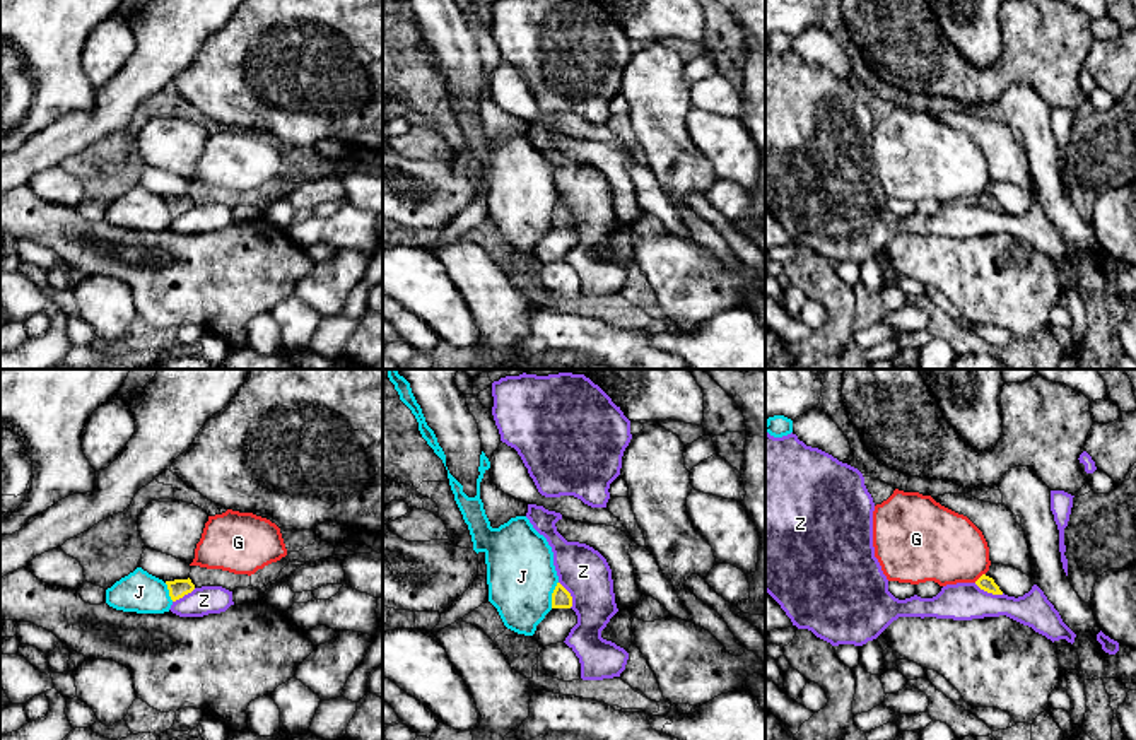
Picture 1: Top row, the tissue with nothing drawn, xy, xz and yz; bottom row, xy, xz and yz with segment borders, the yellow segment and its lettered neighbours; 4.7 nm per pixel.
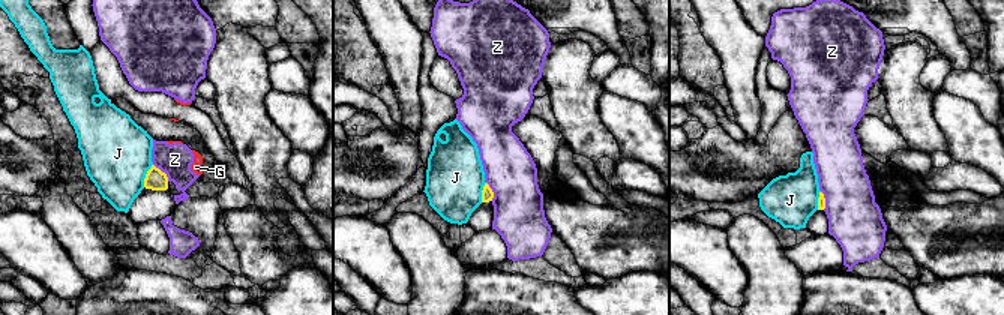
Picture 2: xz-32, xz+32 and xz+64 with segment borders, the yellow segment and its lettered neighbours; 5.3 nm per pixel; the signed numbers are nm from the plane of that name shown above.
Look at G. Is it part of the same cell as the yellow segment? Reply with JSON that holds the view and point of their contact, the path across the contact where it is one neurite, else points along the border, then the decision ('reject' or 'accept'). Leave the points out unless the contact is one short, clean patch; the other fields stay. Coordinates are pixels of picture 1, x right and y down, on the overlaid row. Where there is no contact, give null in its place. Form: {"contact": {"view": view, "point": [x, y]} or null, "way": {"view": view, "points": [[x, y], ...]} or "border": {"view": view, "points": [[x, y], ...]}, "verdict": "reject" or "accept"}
{"contact": {"view": "yz", "point": [981, 576]}, "border": {"view": "yz", "points": [[984, 573], [974, 581]]}, "verdict": "reject"}

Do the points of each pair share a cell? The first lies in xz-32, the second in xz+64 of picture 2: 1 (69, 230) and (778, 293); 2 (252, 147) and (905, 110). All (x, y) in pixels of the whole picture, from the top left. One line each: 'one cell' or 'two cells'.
1: one cell
2: one cell

